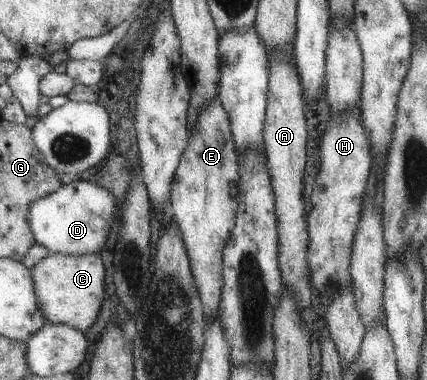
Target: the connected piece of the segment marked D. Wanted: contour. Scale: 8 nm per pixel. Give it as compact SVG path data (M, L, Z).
M74 179L67 185L61 185L54 193L33 201L27 211L27 223L34 243L47 249L48 254L103 254L105 243L113 241L117 209L118 203L109 191L93 182Z

